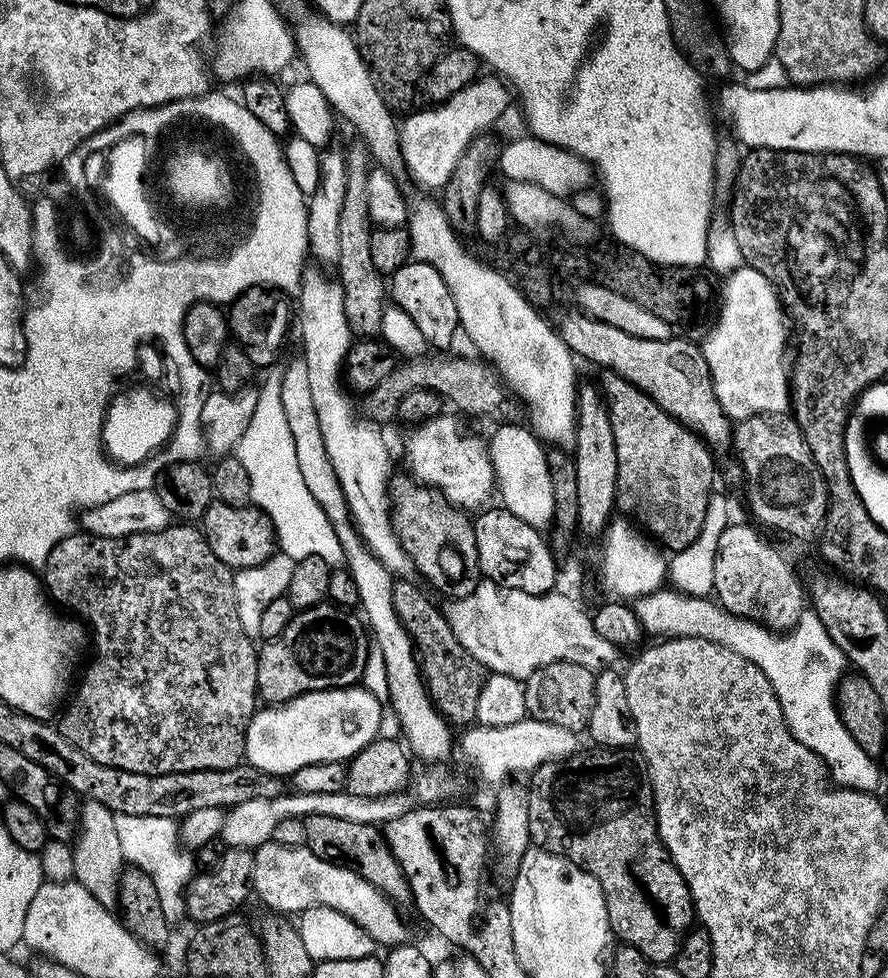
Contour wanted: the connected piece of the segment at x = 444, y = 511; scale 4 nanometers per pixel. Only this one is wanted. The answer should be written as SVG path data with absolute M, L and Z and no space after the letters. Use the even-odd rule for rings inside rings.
M408 480L397 488L395 485L391 518L411 563L442 591L449 592L449 597L468 596L482 579L473 525L460 513L463 511L445 502L431 487Z

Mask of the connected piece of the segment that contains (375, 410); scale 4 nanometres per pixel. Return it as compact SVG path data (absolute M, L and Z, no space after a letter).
M421 358L415 362L405 363L405 368L397 367L388 376L385 376L378 386L365 393L362 398L364 414L370 418L379 418L381 421L390 417L394 418L397 415L397 405L402 396L411 391L429 389L445 401L453 400L462 411L469 412L472 416L492 412L503 402L506 388L499 372L491 364L481 362L479 359L476 359L477 361L428 359Z

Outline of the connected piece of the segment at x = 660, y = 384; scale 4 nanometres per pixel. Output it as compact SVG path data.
M575 311L562 313L558 323L564 345L573 354L577 357L585 356L590 363L601 364L604 368L612 367L611 371L615 375L643 388L665 412L696 433L709 449L727 449L731 445L734 424L719 405L710 368L696 340L687 340L684 334L671 334L661 340L635 337L583 311Z

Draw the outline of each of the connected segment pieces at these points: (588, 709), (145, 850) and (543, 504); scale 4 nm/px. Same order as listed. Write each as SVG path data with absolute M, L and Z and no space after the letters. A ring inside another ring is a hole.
M569 660L544 664L524 681L524 689L531 719L545 720L577 734L587 729L588 719L596 705L596 678L593 669L572 664Z
M149 815L123 817L122 835L119 842L122 844L125 861L133 867L142 869L154 882L166 922L171 927L176 928L176 925L187 919L183 894L187 891L187 886L196 874L193 856L183 854L183 847L179 845L180 837L177 821Z
M504 424L490 440L490 455L498 496L510 514L522 518L530 526L544 530L553 523L555 514L554 486L548 464L548 452L531 427L519 428L516 424Z

